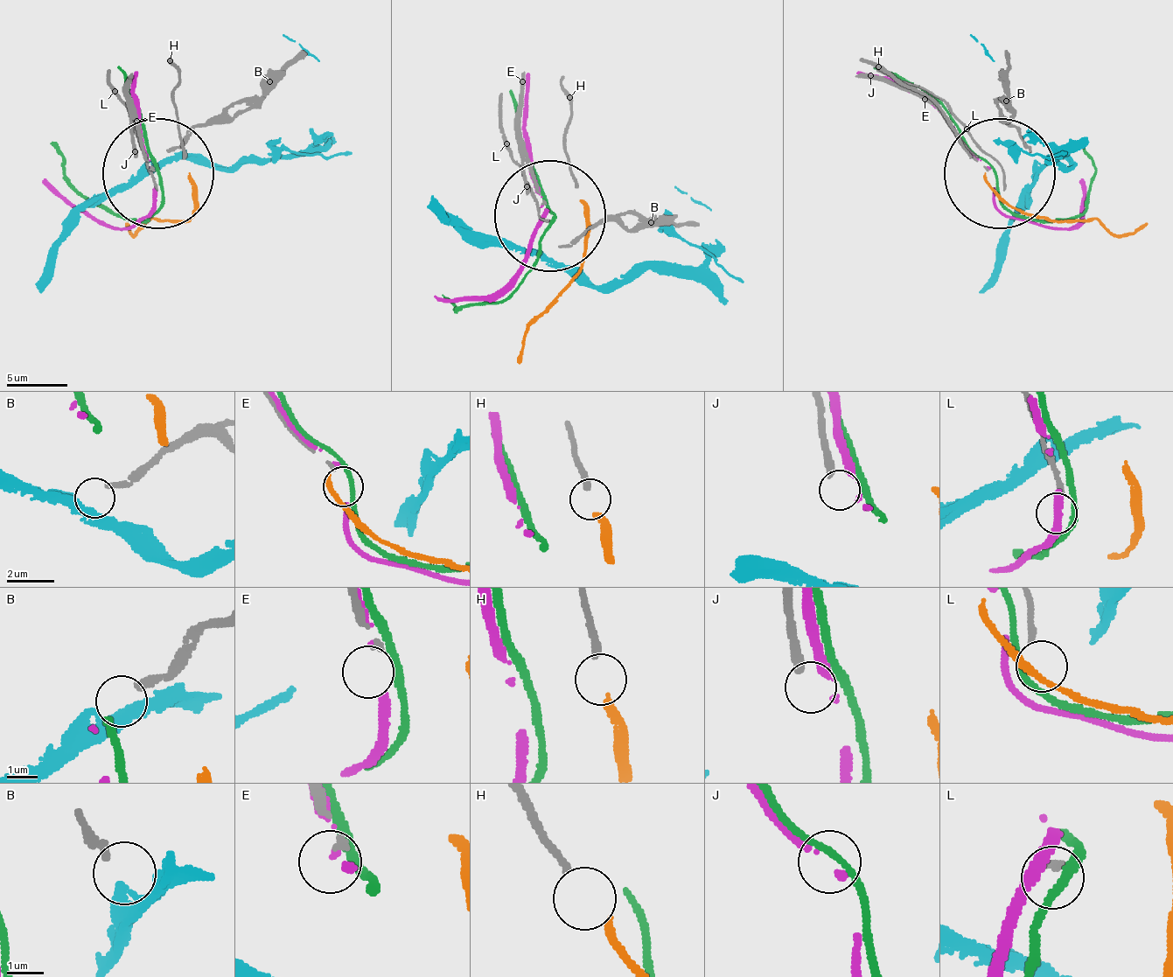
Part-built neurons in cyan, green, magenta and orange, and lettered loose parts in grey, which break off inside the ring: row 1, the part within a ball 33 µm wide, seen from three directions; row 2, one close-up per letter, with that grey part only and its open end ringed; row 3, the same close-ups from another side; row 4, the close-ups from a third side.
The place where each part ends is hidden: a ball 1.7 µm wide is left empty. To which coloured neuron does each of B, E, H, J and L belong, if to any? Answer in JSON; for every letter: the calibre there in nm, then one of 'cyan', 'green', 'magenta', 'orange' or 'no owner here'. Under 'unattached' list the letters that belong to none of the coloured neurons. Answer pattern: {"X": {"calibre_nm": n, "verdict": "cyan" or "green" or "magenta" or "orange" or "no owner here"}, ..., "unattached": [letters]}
{"B": {"calibre_nm": 240, "verdict": "cyan"}, "E": {"calibre_nm": 130, "verdict": "no owner here"}, "H": {"calibre_nm": 200, "verdict": "orange"}, "J": {"calibre_nm": 190, "verdict": "no owner here"}, "L": {"calibre_nm": 180, "verdict": "no owner here"}, "unattached": ["E", "J", "L"]}

